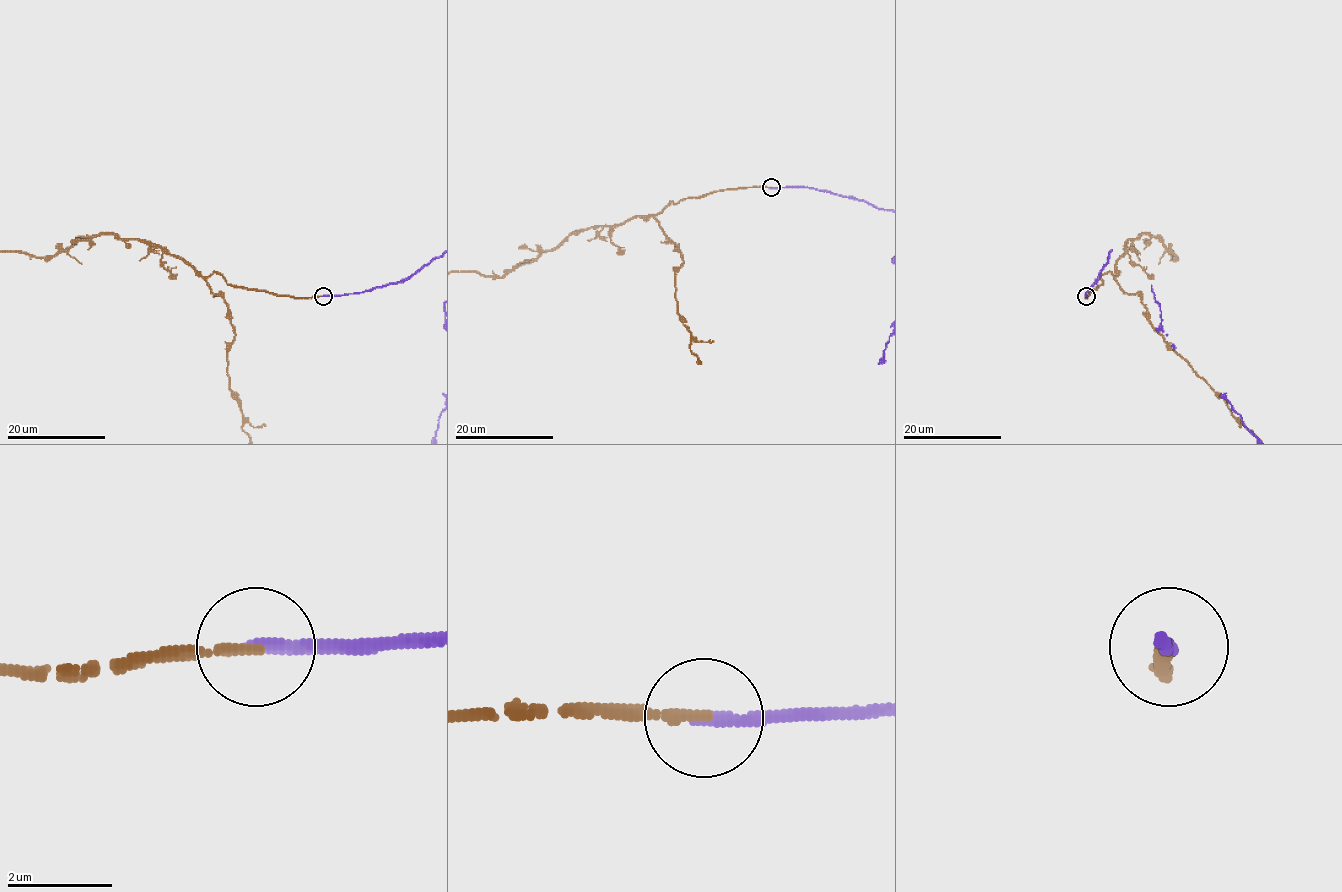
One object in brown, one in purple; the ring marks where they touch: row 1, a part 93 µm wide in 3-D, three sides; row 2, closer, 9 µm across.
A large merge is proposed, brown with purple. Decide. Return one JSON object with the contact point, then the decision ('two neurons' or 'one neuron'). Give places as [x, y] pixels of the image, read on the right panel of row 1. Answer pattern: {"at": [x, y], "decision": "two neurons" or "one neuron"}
{"at": [1086, 296], "decision": "one neuron"}

